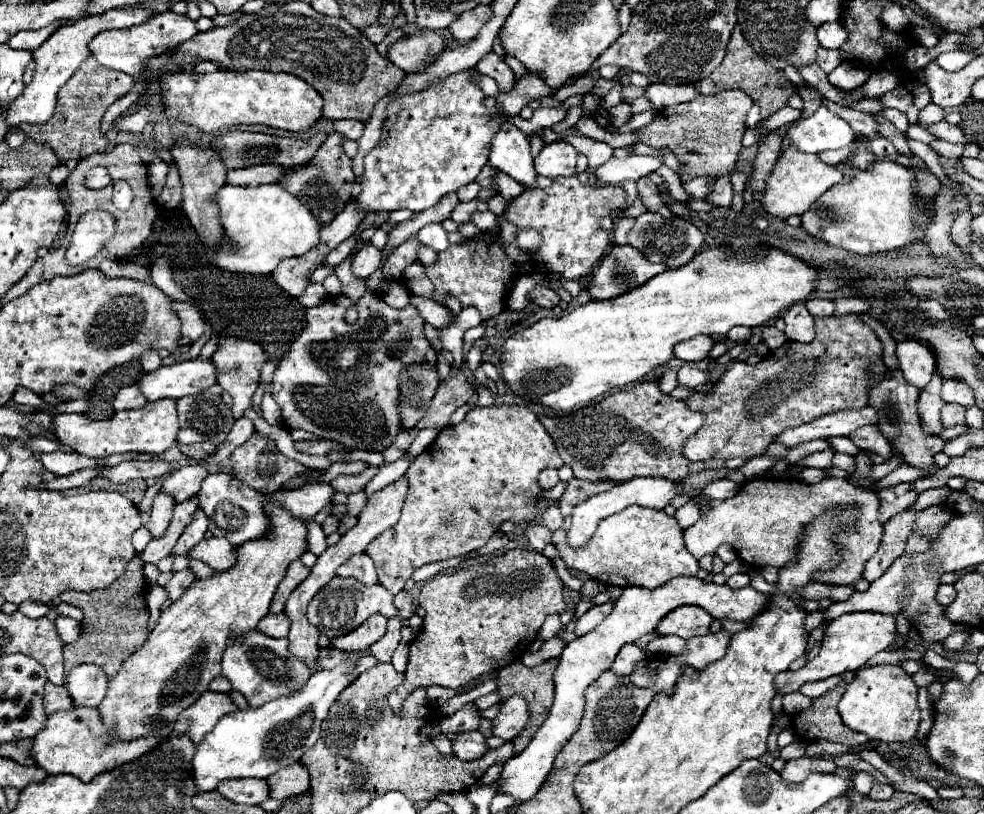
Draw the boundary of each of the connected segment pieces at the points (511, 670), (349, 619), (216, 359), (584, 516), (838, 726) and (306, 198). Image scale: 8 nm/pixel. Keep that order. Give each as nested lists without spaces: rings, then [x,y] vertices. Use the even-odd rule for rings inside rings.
[[[551,658],[551,660],[545,660],[543,664],[535,666],[535,668],[527,668],[523,662],[515,660],[511,664],[507,664],[505,668],[499,670],[499,694],[501,698],[509,698],[513,694],[519,694],[527,700],[529,704],[529,712],[531,712],[531,718],[529,718],[529,724],[525,726],[525,730],[521,732],[521,736],[517,736],[513,740],[513,746],[515,746],[515,754],[523,752],[527,748],[527,744],[531,742],[531,738],[535,736],[535,732],[539,730],[539,726],[545,722],[547,714],[549,714],[549,708],[553,704],[553,674],[555,674],[555,668],[557,668],[559,660],[557,658]]]
[[[335,576],[329,584],[325,584],[315,598],[307,606],[307,620],[319,628],[319,632],[327,638],[337,638],[343,636],[351,630],[355,630],[361,622],[365,622],[371,614],[383,614],[383,616],[395,616],[397,608],[393,606],[393,594],[387,592],[381,584],[365,586],[359,584],[359,580],[351,578],[339,578]]]
[[[221,338],[219,340],[217,350],[211,356],[211,362],[221,370],[217,382],[233,398],[233,416],[235,418],[241,418],[241,414],[251,406],[251,396],[259,386],[259,370],[265,360],[267,360],[267,356],[265,356],[263,348],[251,340],[239,340],[239,338]]]
[[[635,478],[635,480],[627,480],[617,484],[615,488],[591,496],[589,500],[585,500],[583,504],[579,504],[571,516],[571,526],[567,530],[567,544],[575,546],[575,548],[583,548],[583,544],[587,544],[587,540],[591,540],[591,536],[595,534],[595,528],[599,526],[599,520],[621,512],[623,508],[631,506],[631,504],[639,504],[639,506],[651,506],[651,508],[663,508],[667,506],[675,496],[675,482],[665,480],[665,478]]]
[[[849,672],[843,674],[845,684],[815,698],[811,708],[799,712],[793,718],[793,730],[799,738],[809,740],[809,742],[823,738],[823,740],[831,740],[831,742],[849,744],[849,746],[857,746],[857,744],[867,742],[867,738],[863,734],[847,728],[837,712],[837,704],[847,688],[847,676],[849,676]]]
[[[333,132],[325,144],[317,150],[317,154],[299,170],[291,172],[289,176],[285,176],[283,180],[279,180],[279,184],[283,188],[287,188],[291,194],[299,196],[301,202],[313,212],[319,214],[319,218],[323,220],[331,220],[335,214],[335,208],[331,210],[331,206],[335,206],[335,202],[349,202],[351,200],[351,186],[355,182],[355,176],[351,172],[351,160],[347,158],[347,154],[343,152],[341,142],[347,140],[341,132]]]

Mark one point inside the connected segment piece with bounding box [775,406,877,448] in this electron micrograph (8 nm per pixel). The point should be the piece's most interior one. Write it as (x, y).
(843, 423)

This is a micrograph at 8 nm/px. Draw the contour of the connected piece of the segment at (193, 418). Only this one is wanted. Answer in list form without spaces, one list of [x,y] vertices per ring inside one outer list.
[[[201,392],[197,396],[183,396],[177,400],[179,422],[185,426],[179,430],[179,442],[213,442],[219,444],[229,434],[235,418],[221,396]]]

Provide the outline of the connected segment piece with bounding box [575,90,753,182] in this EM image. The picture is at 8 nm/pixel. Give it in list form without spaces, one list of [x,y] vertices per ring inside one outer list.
[[[729,90],[723,94],[711,94],[711,96],[699,94],[695,100],[687,104],[665,108],[657,112],[657,116],[653,118],[649,126],[630,133],[608,133],[604,128],[599,128],[599,124],[595,124],[591,116],[581,116],[575,128],[583,136],[607,142],[613,148],[628,147],[635,142],[643,142],[653,148],[663,148],[663,146],[673,148],[677,158],[687,166],[687,174],[681,176],[681,182],[685,182],[695,176],[725,176],[733,170],[737,162],[737,154],[741,150],[743,132],[747,130],[745,118],[751,106],[753,106],[753,100],[745,92]]]

